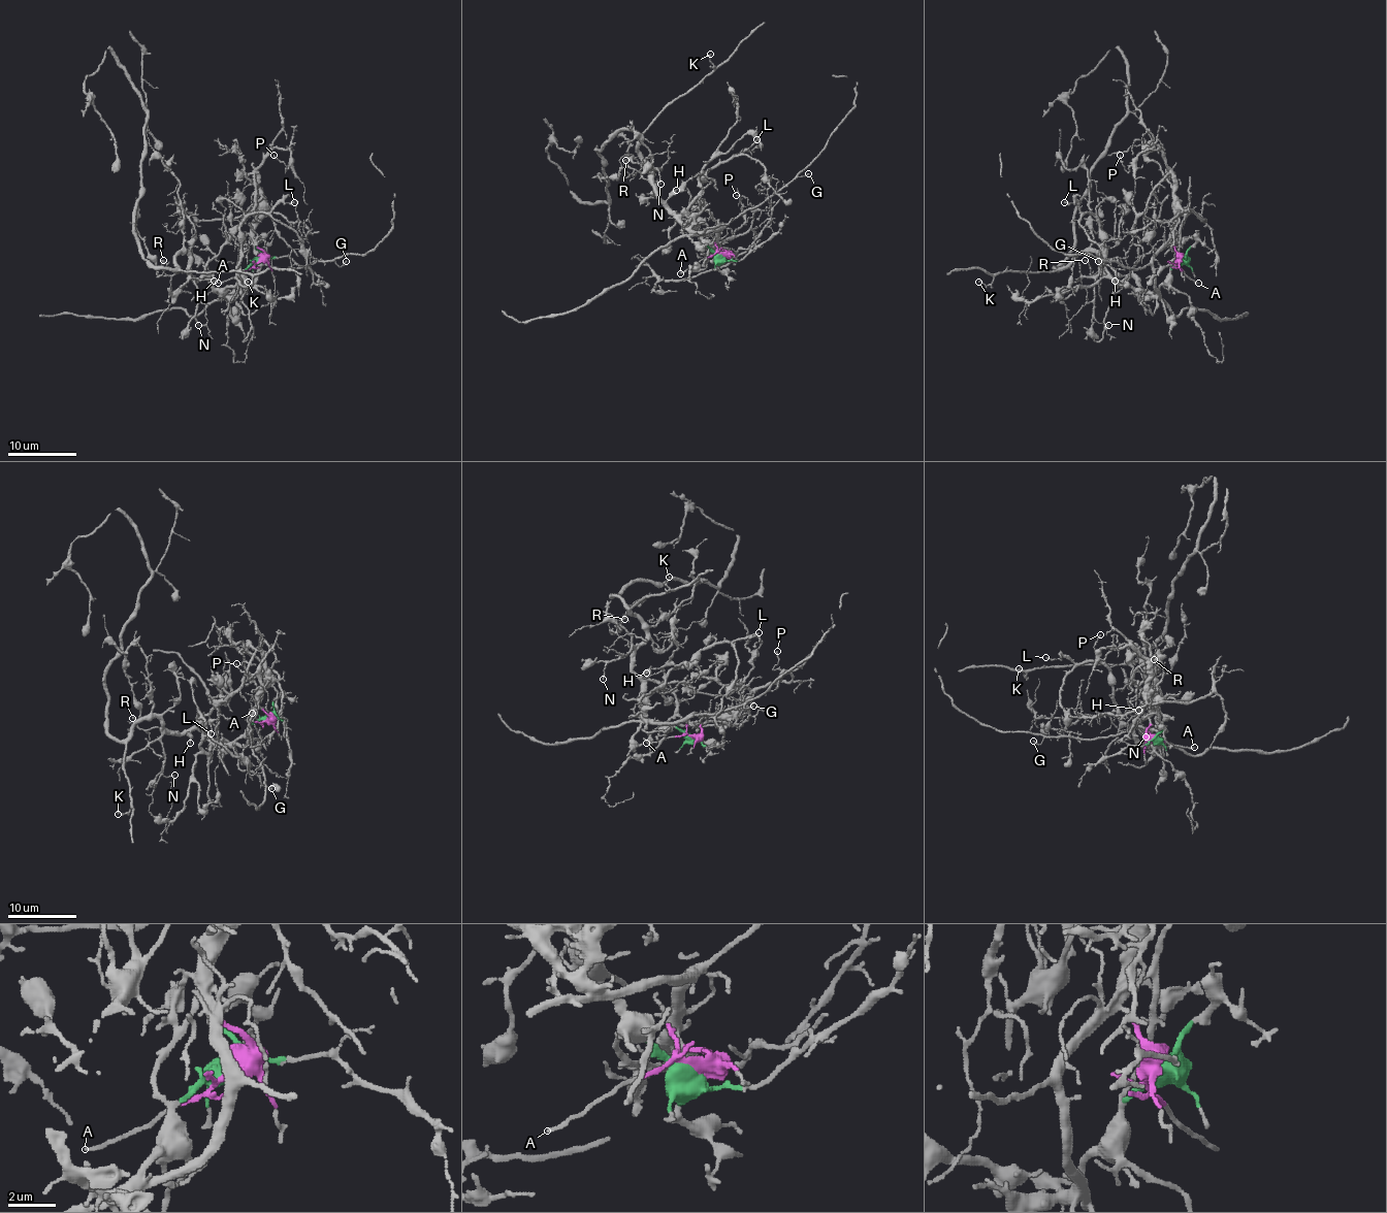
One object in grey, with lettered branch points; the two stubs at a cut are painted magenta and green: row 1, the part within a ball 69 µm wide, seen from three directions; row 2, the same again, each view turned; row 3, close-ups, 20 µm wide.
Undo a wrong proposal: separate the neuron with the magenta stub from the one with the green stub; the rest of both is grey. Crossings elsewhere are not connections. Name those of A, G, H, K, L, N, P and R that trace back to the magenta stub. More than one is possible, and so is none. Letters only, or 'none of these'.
A, G, P

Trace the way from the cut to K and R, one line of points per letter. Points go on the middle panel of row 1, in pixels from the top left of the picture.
K: (721, 255), (716, 255), (667, 206), (638, 149), (644, 130), (669, 104), (709, 74), (714, 67), (711, 54)
R: (721, 255), (716, 255), (688, 229), (667, 206), (654, 188), (624, 164), (625, 159)

